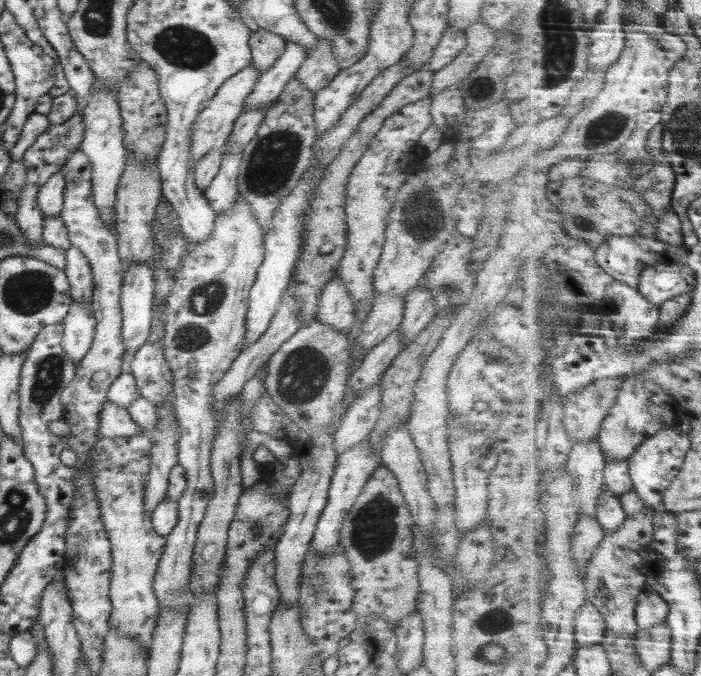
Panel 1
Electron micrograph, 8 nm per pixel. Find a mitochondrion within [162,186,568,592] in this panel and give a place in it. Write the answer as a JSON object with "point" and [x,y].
{"point":[304,373]}

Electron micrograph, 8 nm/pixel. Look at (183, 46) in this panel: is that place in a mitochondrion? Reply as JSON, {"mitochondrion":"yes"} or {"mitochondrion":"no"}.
{"mitochondrion":"yes"}

